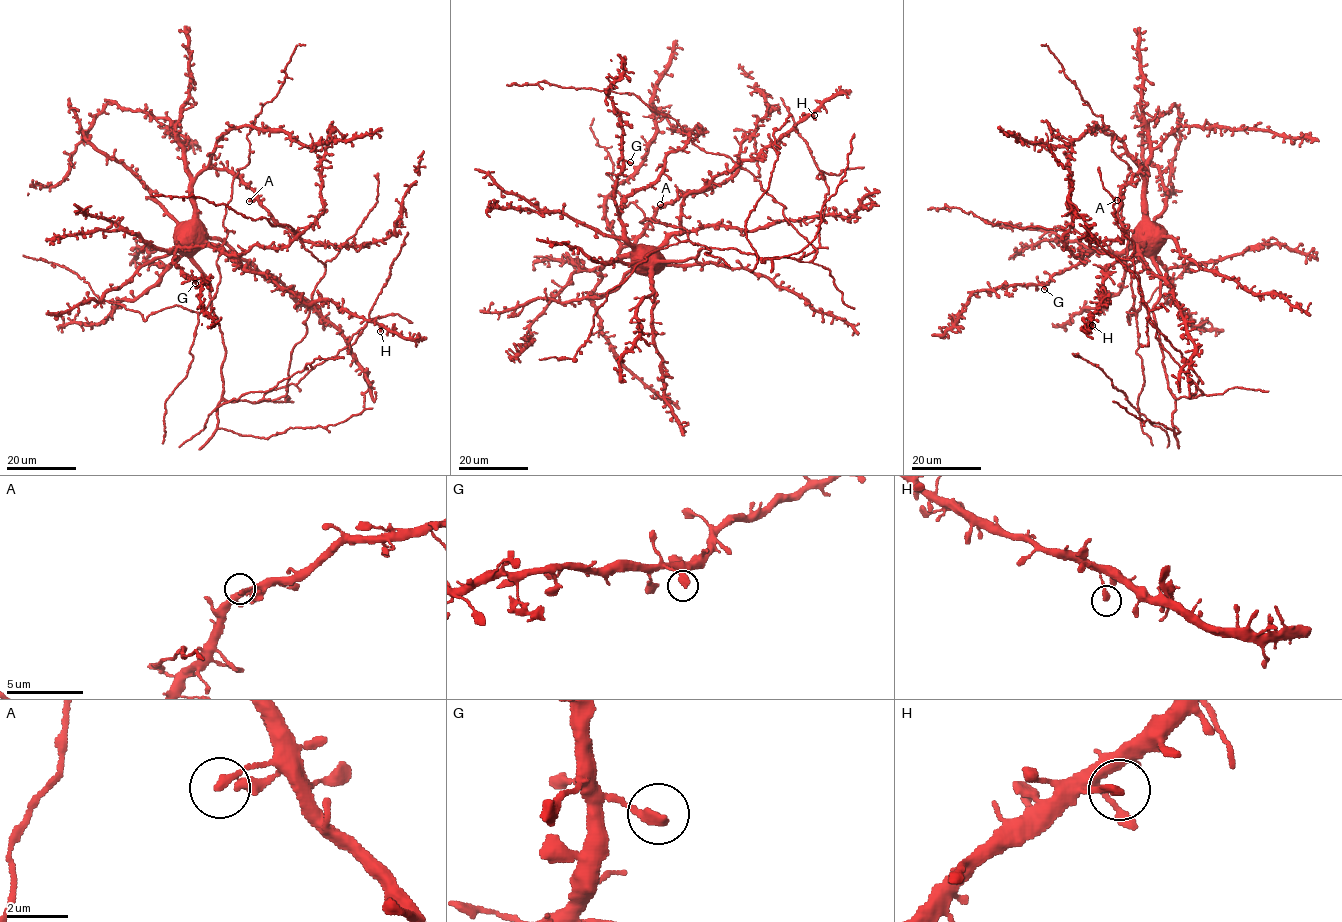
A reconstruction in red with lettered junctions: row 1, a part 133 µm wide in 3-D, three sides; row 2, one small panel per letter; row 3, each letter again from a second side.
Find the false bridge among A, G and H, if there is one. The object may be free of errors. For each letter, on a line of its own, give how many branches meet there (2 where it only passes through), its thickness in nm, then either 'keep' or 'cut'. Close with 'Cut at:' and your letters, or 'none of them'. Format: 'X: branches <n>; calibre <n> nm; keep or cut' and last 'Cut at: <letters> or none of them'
A: branches 1; calibre 240 nm; keep
G: branches 1; calibre 440 nm; keep
H: branches 1; calibre 300 nm; keep
Cut at: none of them

